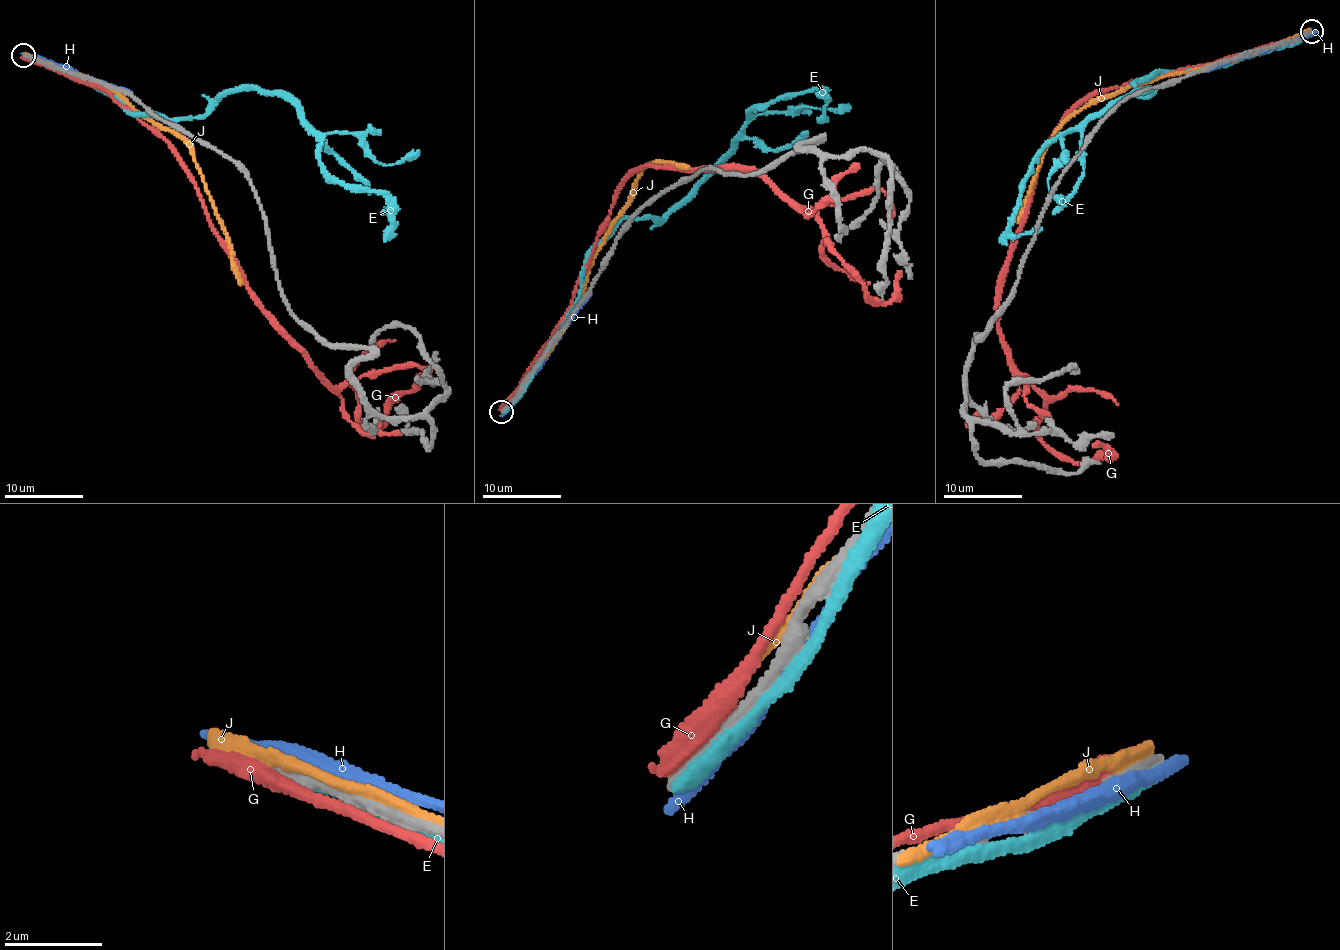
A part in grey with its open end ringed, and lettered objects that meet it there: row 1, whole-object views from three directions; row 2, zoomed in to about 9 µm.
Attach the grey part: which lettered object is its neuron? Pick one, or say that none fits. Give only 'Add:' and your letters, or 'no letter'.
Add: no letter

